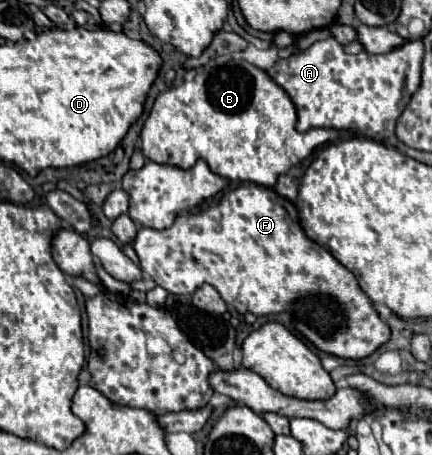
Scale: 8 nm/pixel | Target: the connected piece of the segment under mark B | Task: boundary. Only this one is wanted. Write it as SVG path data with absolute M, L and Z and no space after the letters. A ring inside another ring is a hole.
M235 58L223 66L213 68L211 72L199 72L193 80L183 82L181 86L157 96L151 114L141 130L143 154L153 162L173 164L181 168L189 168L195 164L195 160L203 158L209 168L221 178L255 182L259 186L273 188L281 174L287 174L317 146L341 138L339 130L329 128L313 128L301 134L295 130L295 122L297 112L289 94L277 82L273 82L273 78L265 70L253 66L247 60Z

